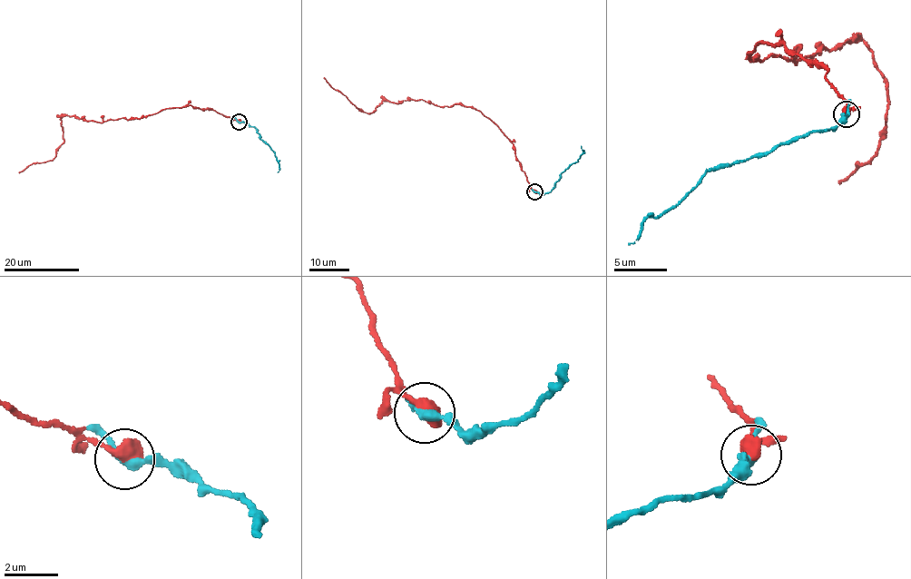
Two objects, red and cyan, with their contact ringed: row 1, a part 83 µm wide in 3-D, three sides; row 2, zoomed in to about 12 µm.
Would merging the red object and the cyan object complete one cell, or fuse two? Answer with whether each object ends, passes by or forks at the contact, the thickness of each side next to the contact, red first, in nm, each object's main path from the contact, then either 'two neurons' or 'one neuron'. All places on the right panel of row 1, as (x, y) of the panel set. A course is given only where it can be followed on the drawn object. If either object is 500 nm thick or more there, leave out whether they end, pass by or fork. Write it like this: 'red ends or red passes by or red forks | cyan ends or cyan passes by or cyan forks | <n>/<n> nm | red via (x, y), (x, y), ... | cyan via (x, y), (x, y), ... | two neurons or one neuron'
550/280 nm | red via (846, 113), (827, 68), (783, 44), (748, 53), (872, 51), (886, 120), (837, 183) | cyan via (846, 113), (827, 129), (813, 130), (749, 157), (712, 168), (687, 196), (651, 216), (629, 245) | one neuron

